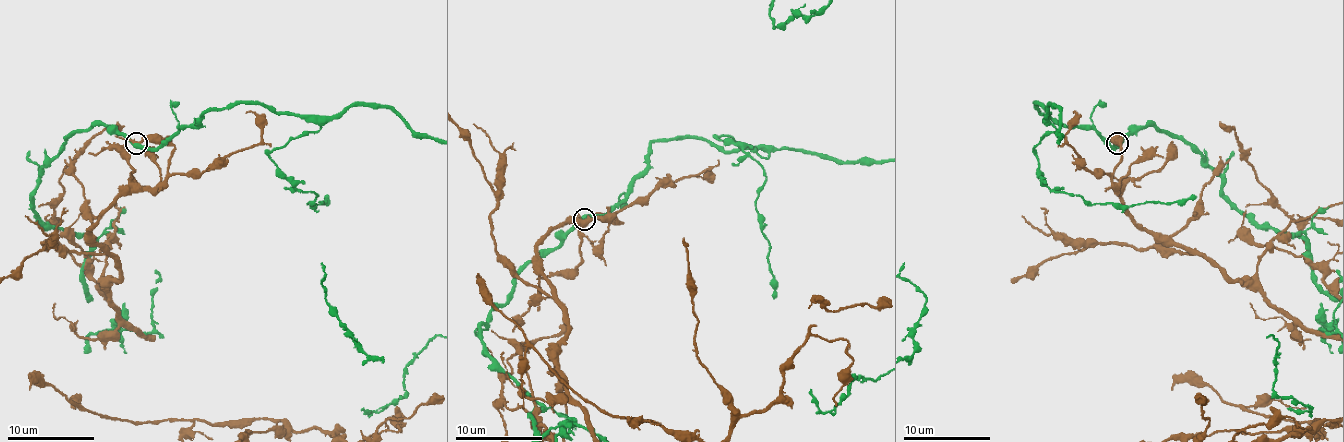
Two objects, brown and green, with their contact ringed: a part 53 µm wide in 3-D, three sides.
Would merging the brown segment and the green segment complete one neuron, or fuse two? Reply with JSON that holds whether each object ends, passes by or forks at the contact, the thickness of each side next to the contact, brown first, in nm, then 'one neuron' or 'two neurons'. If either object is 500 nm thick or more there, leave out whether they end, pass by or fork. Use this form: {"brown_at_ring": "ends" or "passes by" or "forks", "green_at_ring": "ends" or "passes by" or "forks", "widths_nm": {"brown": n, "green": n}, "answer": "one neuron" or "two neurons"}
{"brown_at_ring": "passes by", "green_at_ring": "passes by", "widths_nm": {"brown": 200, "green": 480}, "answer": "two neurons"}

